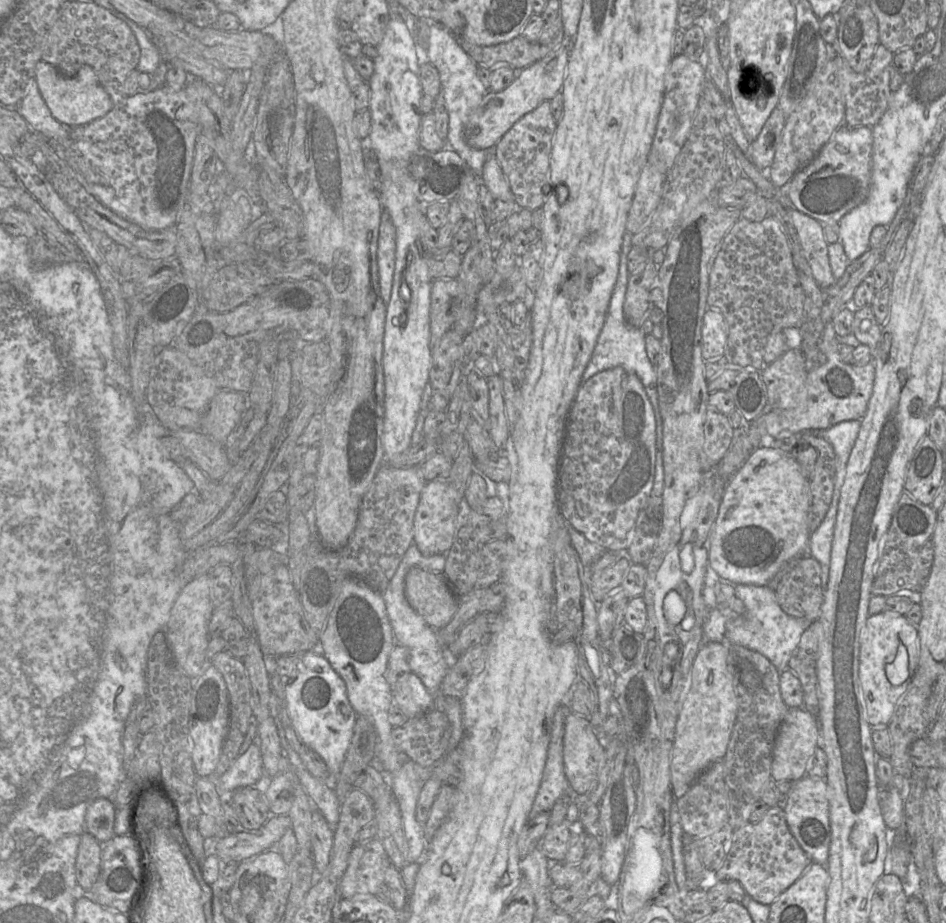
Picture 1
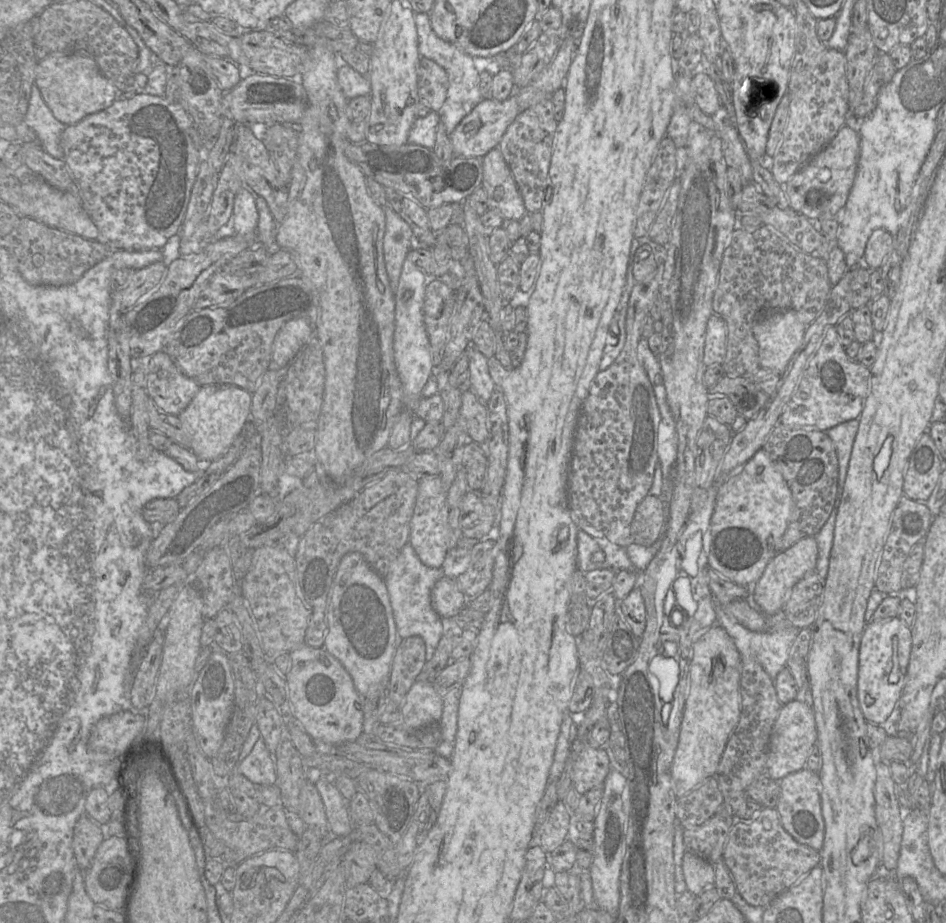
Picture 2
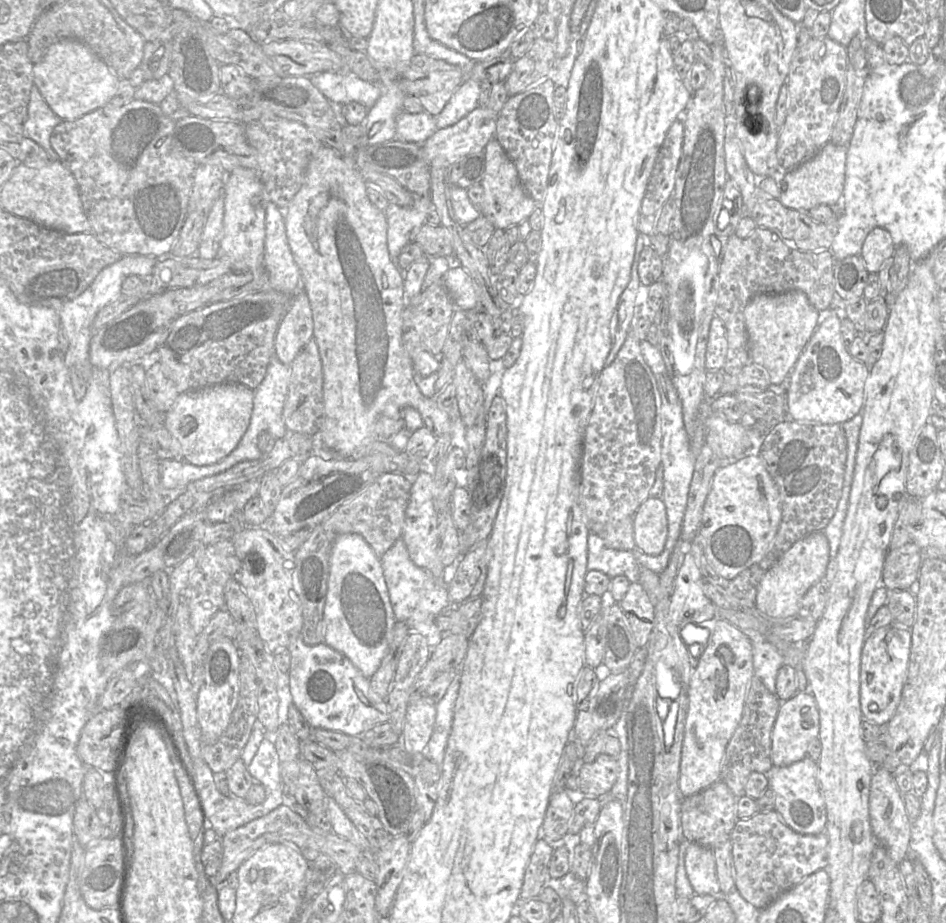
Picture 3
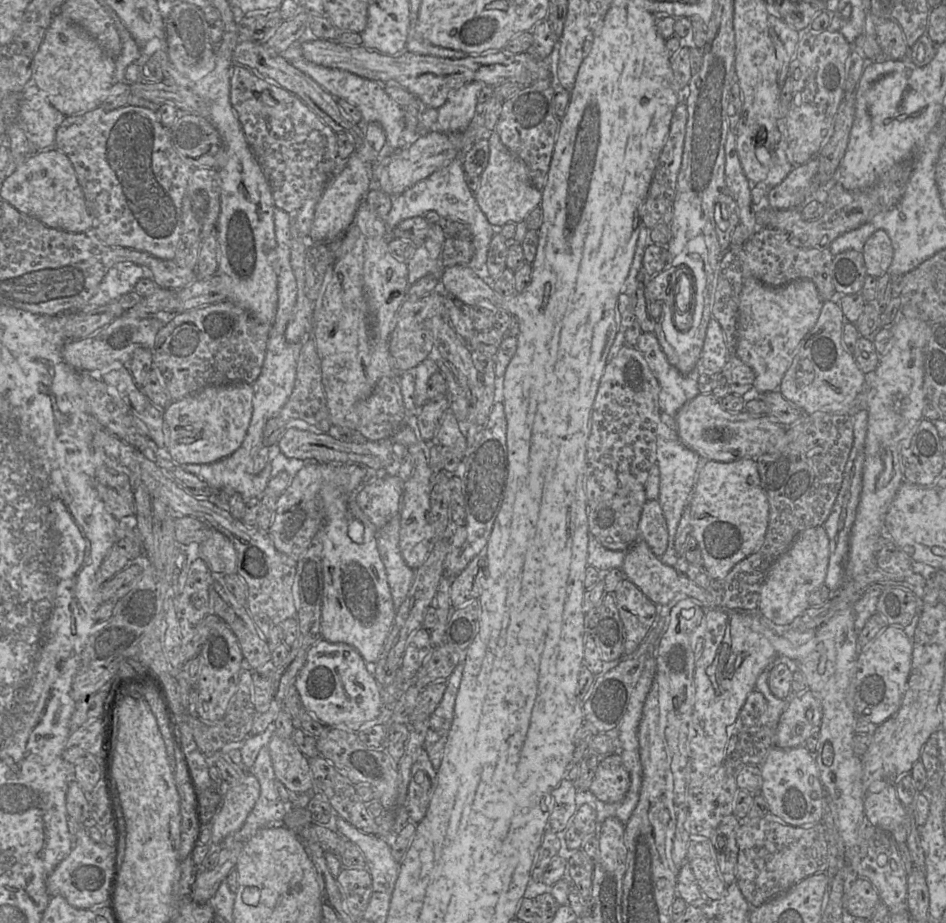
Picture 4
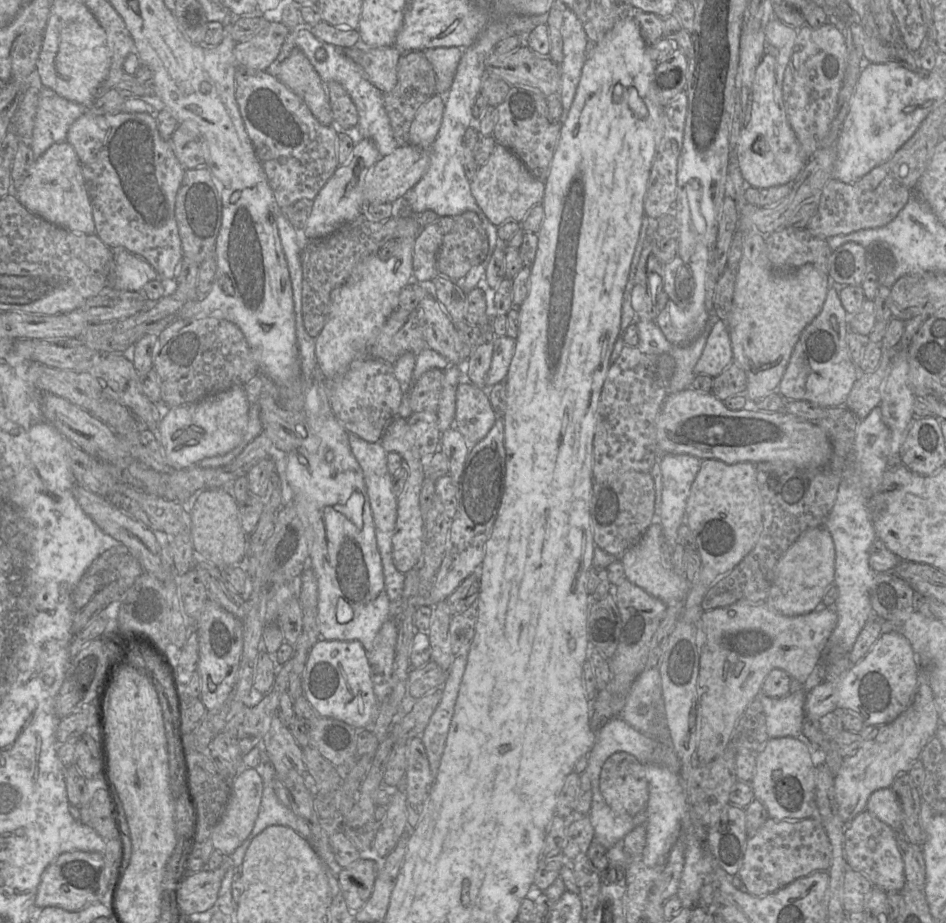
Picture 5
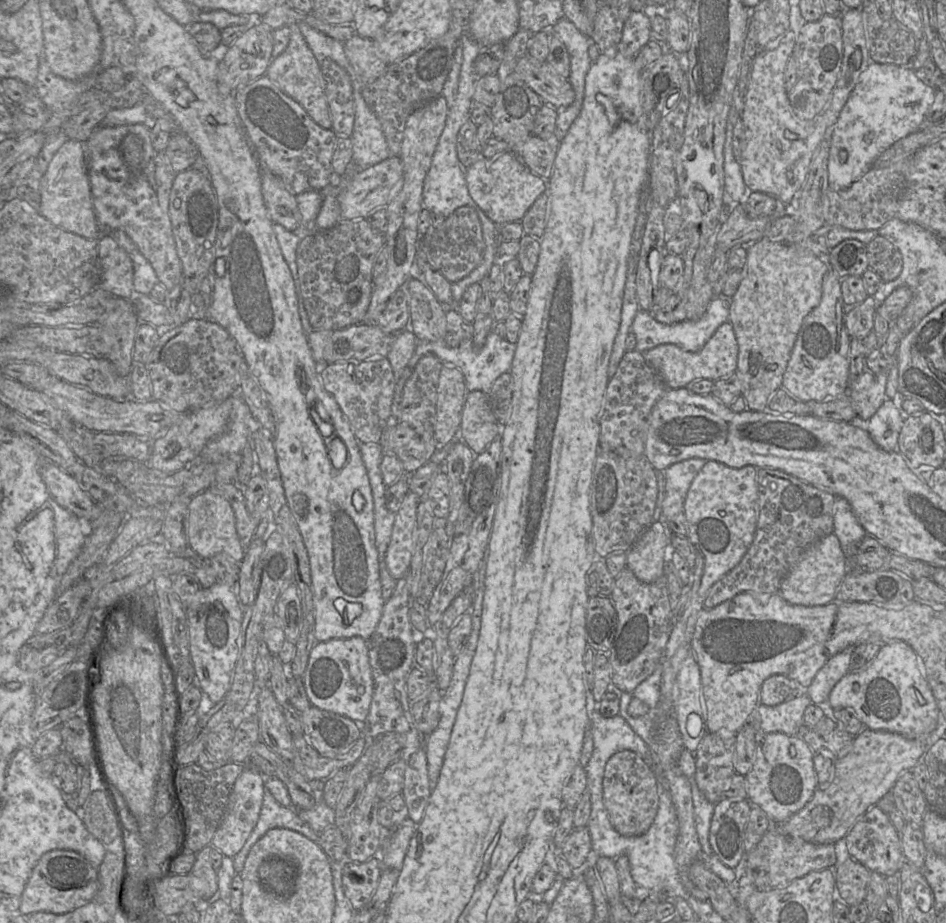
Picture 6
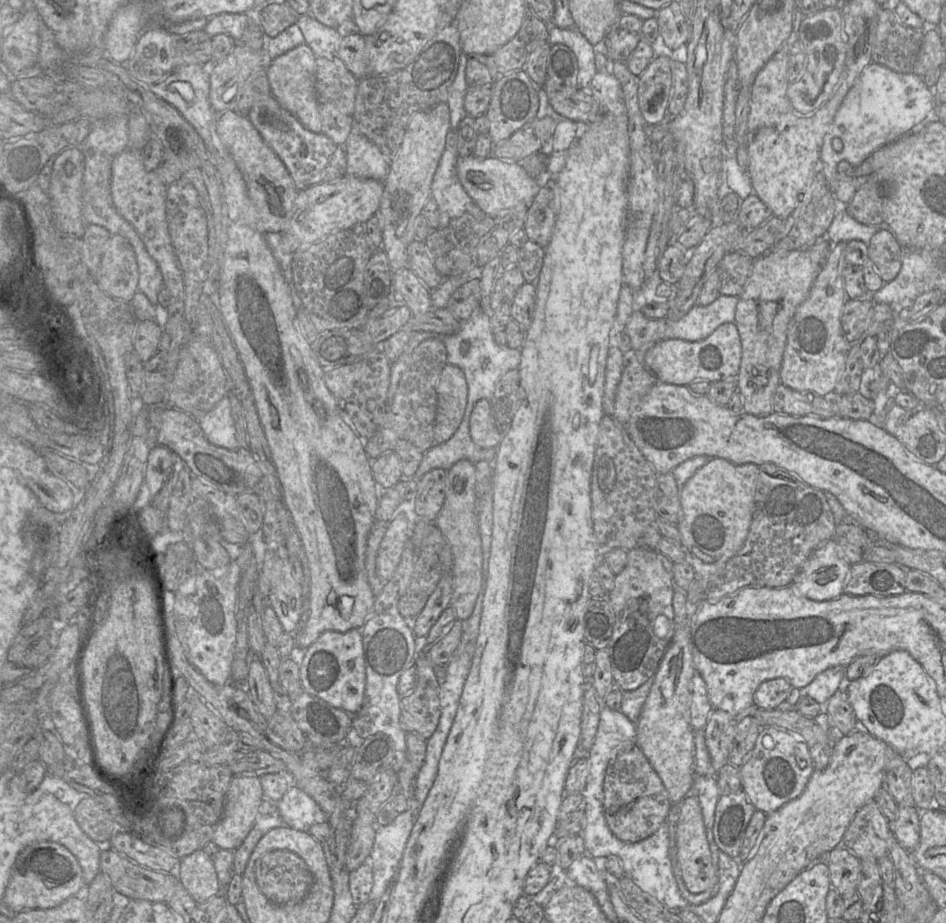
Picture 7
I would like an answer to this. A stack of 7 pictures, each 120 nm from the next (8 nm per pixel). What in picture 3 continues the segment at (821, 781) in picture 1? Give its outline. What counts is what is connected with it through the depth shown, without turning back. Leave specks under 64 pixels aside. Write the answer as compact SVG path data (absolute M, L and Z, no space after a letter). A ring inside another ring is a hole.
M804 757L788 766L774 766L766 773L768 787L775 793L775 808L782 821L793 831L803 835L816 835L825 831L825 802L817 783L817 763Z

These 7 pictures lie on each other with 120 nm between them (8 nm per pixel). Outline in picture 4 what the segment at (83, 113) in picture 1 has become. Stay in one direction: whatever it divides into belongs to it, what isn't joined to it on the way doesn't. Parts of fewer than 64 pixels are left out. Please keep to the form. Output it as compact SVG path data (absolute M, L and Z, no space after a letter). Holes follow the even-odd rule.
M57 11L34 57L31 80L45 93L49 103L64 116L83 114L101 106L116 83L115 59L109 57L82 27Z

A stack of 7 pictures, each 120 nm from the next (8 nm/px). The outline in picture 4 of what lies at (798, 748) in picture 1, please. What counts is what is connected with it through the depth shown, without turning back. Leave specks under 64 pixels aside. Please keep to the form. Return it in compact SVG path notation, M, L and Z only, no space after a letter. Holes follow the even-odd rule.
M809 689L792 695L774 733L774 746L788 749L804 745L813 730L819 730L822 706Z

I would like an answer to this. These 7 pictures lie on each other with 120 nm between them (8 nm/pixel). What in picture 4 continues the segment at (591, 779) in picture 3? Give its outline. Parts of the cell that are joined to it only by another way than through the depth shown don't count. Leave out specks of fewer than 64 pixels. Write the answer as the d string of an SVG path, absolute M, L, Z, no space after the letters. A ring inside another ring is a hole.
M614 753L600 759L589 791L604 803L616 803L624 798L630 783L621 755Z

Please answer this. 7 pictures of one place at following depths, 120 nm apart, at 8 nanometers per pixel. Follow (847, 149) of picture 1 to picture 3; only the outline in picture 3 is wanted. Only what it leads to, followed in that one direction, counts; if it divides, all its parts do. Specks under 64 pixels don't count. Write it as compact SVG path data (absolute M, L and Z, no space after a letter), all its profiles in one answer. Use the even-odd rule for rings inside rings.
M827 143L813 158L779 177L779 201L787 208L809 212L825 204L835 207L840 204L845 182L847 147Z

